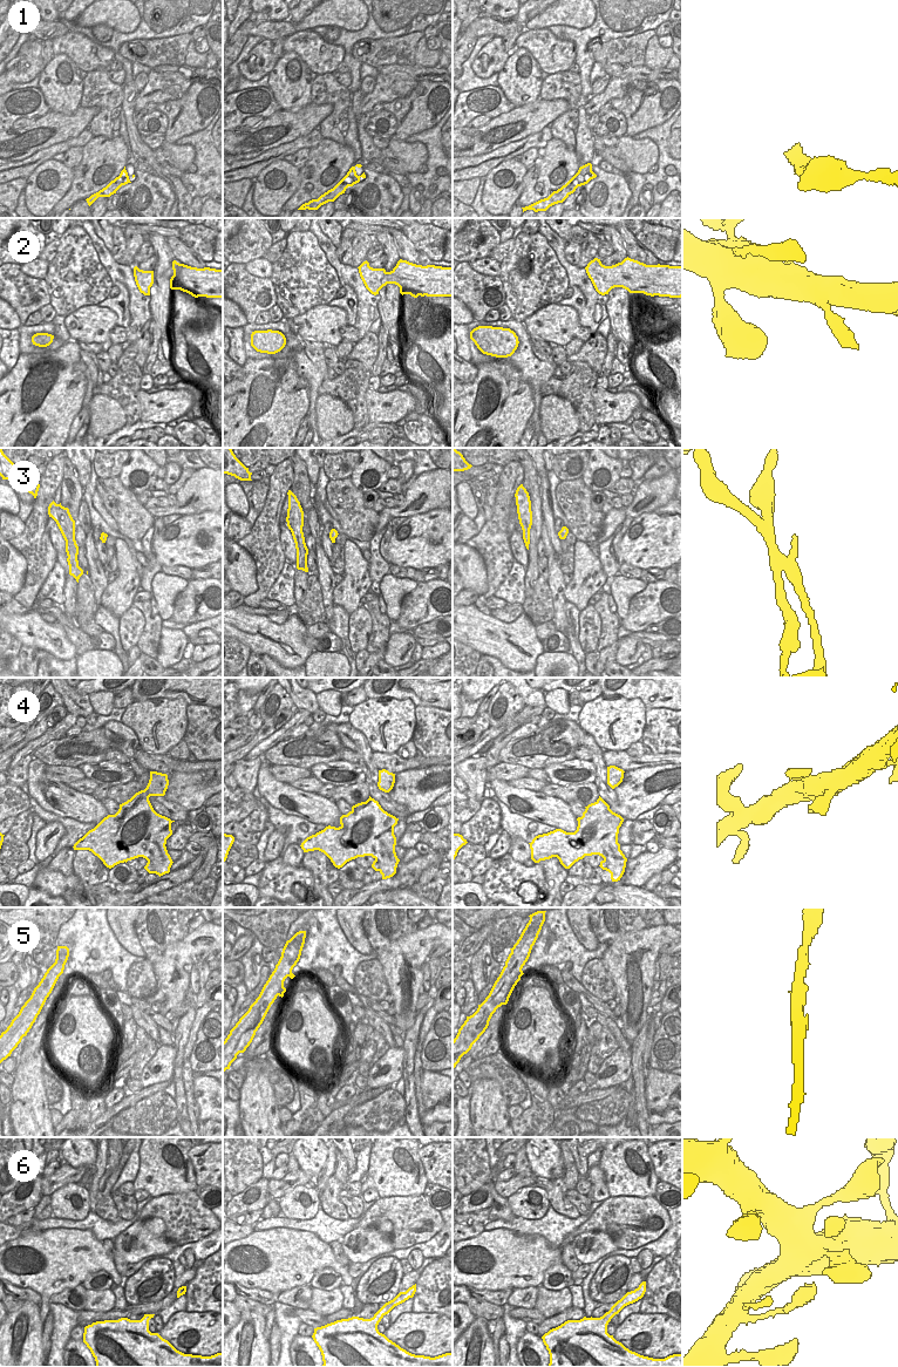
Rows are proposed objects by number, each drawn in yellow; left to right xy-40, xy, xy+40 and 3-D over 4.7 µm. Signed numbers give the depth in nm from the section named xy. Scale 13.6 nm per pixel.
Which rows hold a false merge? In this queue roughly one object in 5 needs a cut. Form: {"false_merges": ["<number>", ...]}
{"false_merges": ["1", "3", "4"]}

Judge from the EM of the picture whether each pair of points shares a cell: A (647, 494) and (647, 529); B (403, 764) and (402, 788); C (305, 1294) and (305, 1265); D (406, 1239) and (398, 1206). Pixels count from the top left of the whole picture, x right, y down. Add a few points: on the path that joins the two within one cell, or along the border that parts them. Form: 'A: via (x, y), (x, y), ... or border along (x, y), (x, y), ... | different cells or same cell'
A: border along (669, 500), (665, 504), (643, 512), (634, 518) | different cells
B: border along (430, 764), (423, 768), (403, 769), (395, 774) | different cells
C: border along (308, 1284), (284, 1290), (279, 1294) | different cells
D: via (406, 1231), (406, 1215) | same cell

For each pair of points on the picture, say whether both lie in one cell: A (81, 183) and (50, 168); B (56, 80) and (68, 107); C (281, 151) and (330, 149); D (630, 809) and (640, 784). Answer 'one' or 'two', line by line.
A: two
B: one
C: two
D: one

